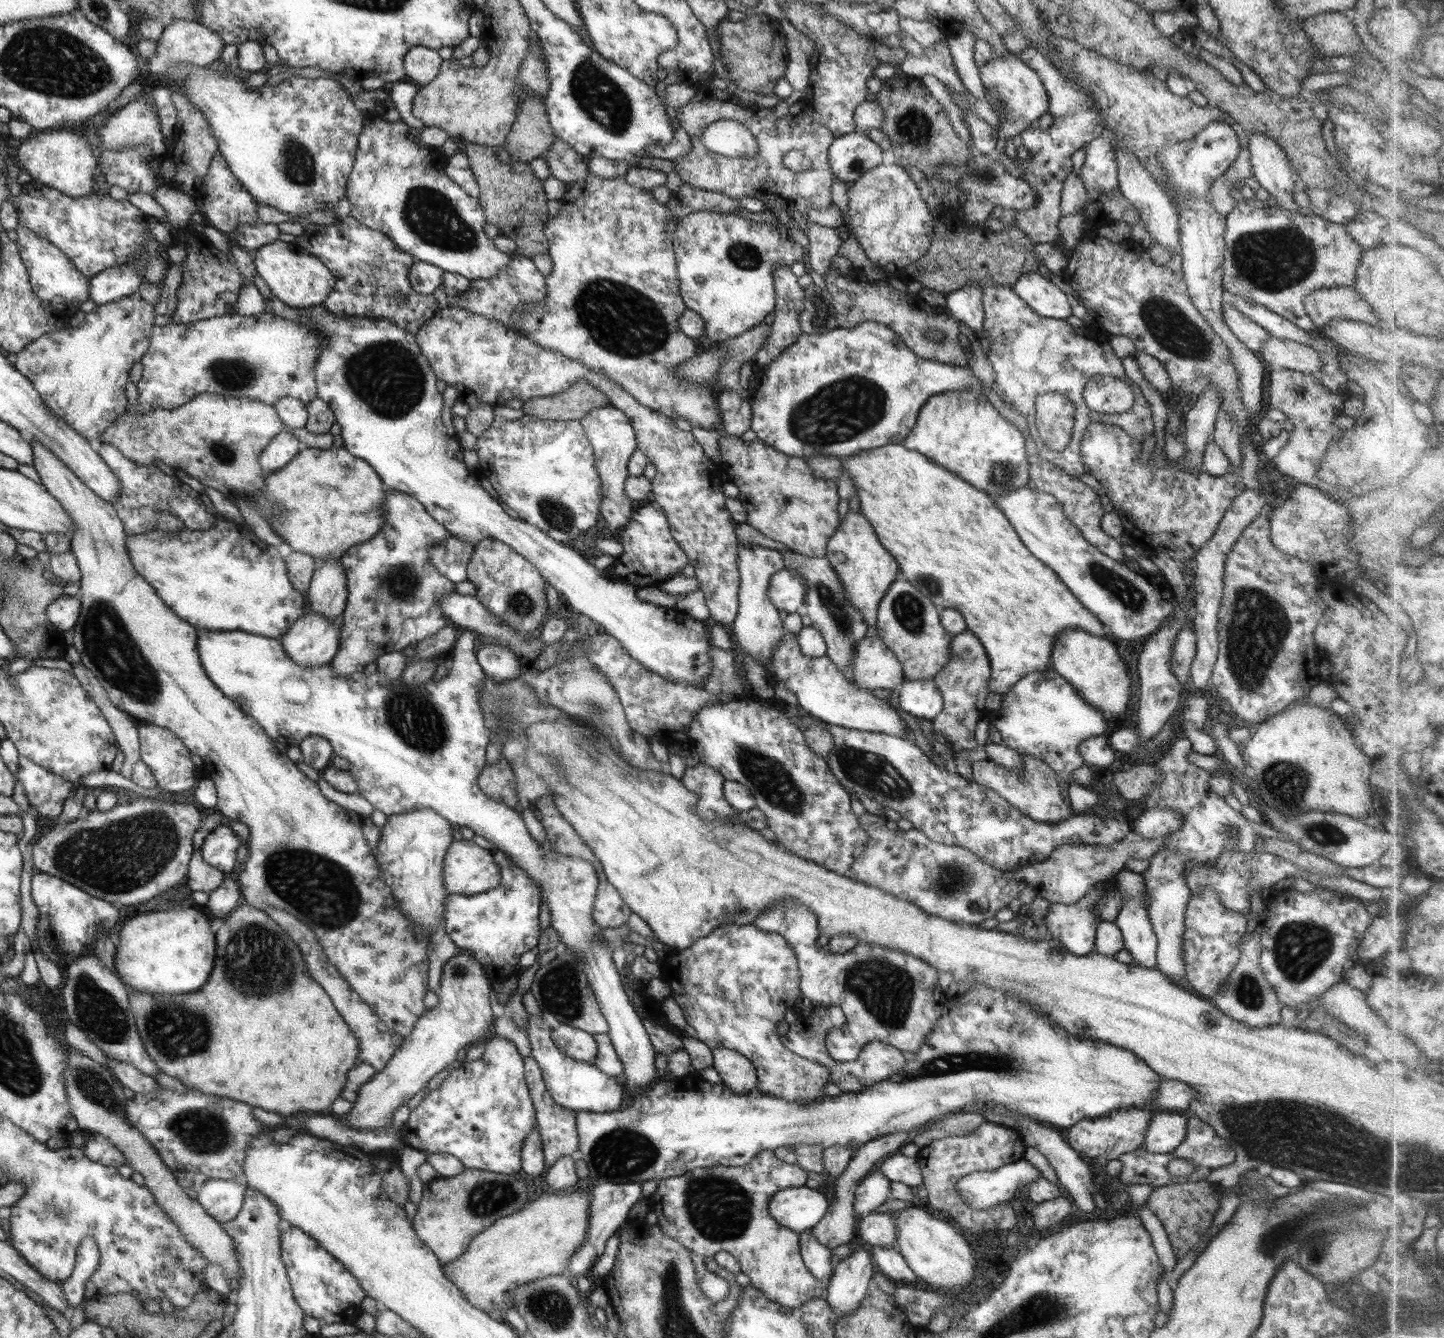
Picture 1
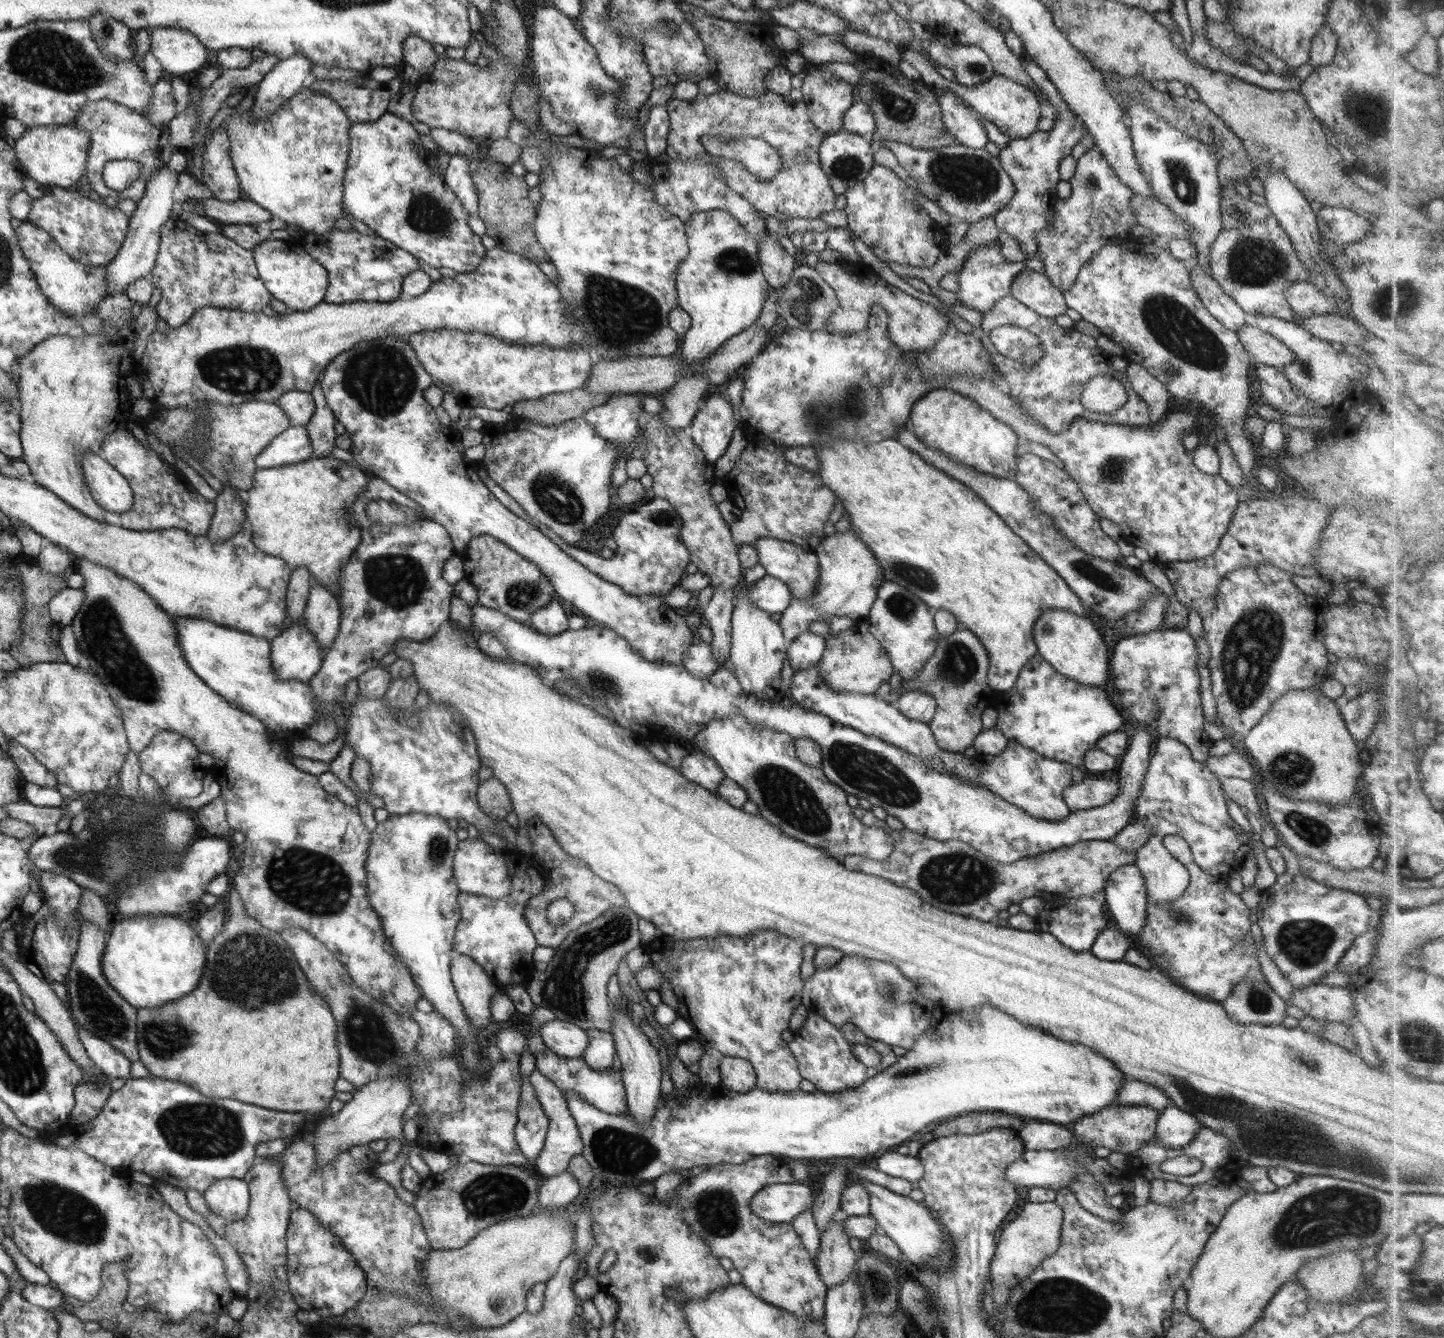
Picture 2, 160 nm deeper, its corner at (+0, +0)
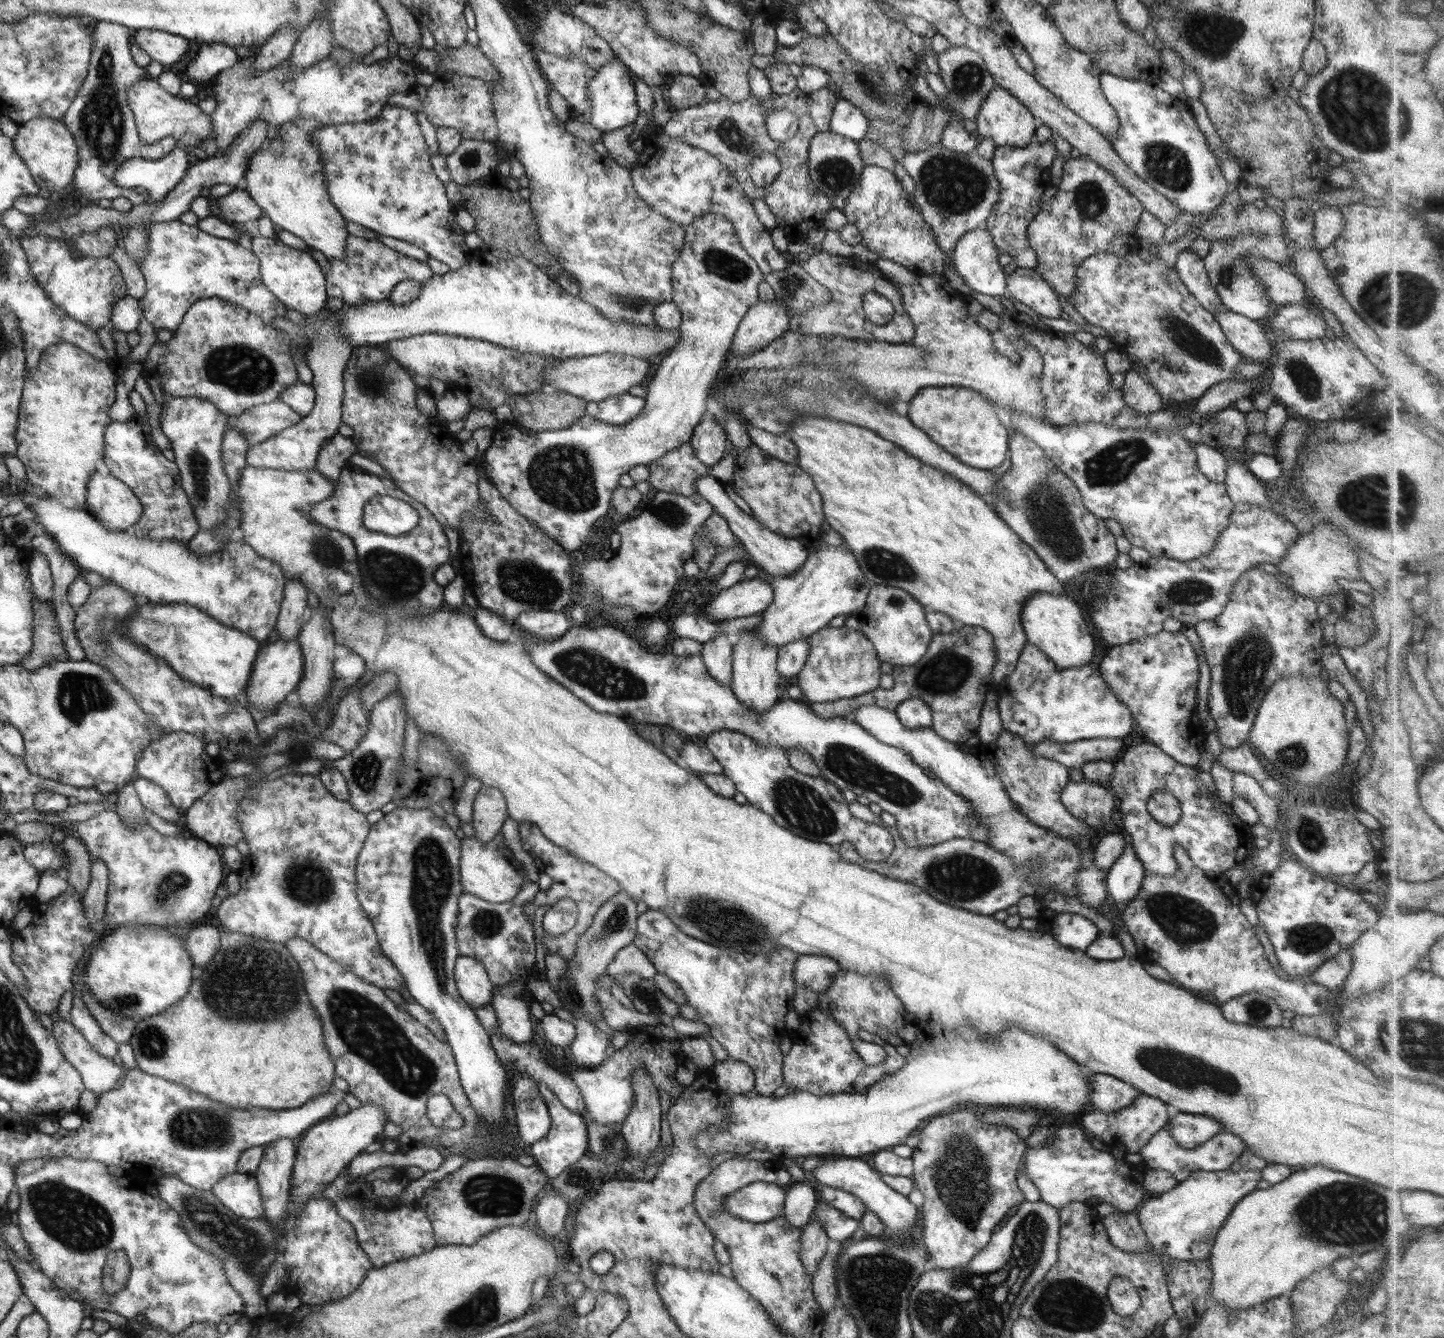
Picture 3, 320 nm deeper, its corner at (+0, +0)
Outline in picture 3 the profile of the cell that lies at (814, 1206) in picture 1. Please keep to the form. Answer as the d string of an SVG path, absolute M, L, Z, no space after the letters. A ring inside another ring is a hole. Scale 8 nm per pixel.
M752 1183L726 1195L723 1208L746 1222L768 1222L784 1212L786 1186Z

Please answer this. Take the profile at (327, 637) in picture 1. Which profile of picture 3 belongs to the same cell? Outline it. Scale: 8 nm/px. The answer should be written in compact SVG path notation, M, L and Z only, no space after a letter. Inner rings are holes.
M297 638L292 640L278 640L260 650L254 664L252 678L249 680L248 710L278 710L282 702L290 692L296 690L304 678L305 659L300 641Z

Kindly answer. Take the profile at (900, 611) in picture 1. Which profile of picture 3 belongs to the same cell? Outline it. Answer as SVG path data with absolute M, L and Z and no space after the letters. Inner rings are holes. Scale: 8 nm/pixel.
M871 583L869 589L865 607L860 610L859 617L865 621L861 631L872 642L877 657L881 662L899 667L916 664L926 654L934 634L925 617L927 611L909 592L902 588Z

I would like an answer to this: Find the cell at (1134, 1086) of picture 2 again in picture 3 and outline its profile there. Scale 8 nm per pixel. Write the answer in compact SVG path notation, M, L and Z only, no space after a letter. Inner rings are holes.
M1094 1073L1089 1076L1089 1082L1090 1102L1094 1111L1110 1113L1122 1110L1130 1106L1134 1098L1142 1093L1108 1074Z

